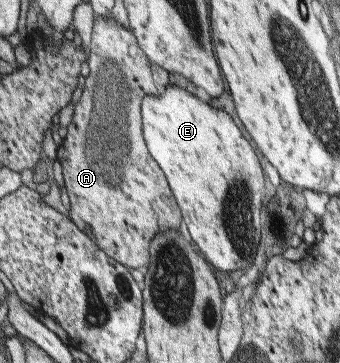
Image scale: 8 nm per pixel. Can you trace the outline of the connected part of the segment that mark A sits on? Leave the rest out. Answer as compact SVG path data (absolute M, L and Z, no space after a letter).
M95 16L87 50L96 53L100 73L92 73L92 89L82 91L74 105L66 137L56 150L56 161L62 165L64 189L69 196L68 217L76 225L89 225L89 236L108 257L120 265L143 270L150 263L150 243L157 233L165 229L177 230L184 225L180 207L176 207L176 197L170 193L160 165L156 165L150 151L146 151L146 141L140 131L142 97L161 93L169 85L168 81L172 81L172 73L150 61L130 29L125 29L110 17Z

